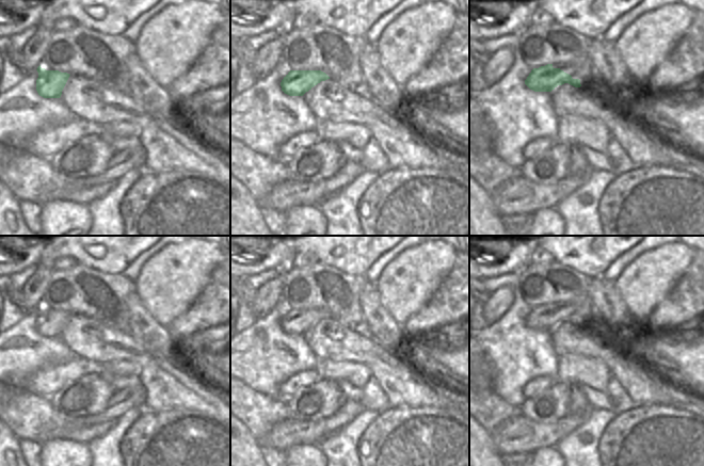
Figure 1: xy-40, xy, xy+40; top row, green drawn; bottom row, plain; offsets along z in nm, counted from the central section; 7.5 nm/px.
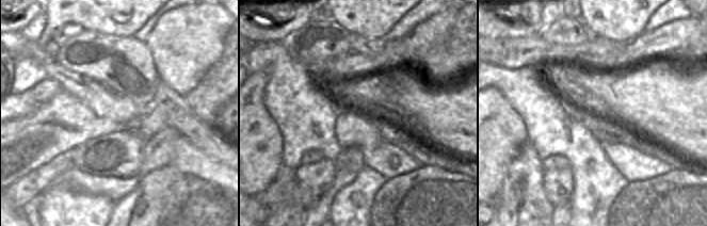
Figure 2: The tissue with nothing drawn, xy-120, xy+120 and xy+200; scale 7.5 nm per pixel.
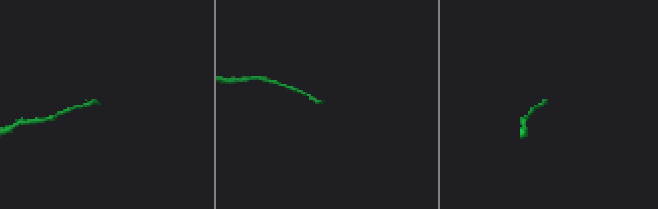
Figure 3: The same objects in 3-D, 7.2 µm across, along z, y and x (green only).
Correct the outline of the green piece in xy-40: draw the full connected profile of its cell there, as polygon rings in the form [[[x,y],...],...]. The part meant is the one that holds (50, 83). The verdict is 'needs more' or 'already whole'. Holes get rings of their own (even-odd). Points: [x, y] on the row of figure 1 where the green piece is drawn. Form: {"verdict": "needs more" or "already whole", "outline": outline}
{"verdict": "already whole", "outline": [[[41,65],[36,70],[38,73],[36,80],[38,95],[44,98],[60,98],[70,75],[59,70],[46,70]]]}

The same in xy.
{"verdict": "already whole", "outline": [[[290,70],[282,80],[282,91],[289,96],[303,96],[330,77],[321,70]]]}

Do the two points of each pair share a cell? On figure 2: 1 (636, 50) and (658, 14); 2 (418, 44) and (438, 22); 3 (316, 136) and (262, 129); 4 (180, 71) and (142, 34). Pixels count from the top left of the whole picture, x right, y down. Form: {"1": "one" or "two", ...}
{"1": "two", "2": "one", "3": "two", "4": "two"}

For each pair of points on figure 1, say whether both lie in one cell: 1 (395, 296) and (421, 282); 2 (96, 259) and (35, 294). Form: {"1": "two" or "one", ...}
{"1": "one", "2": "one"}

